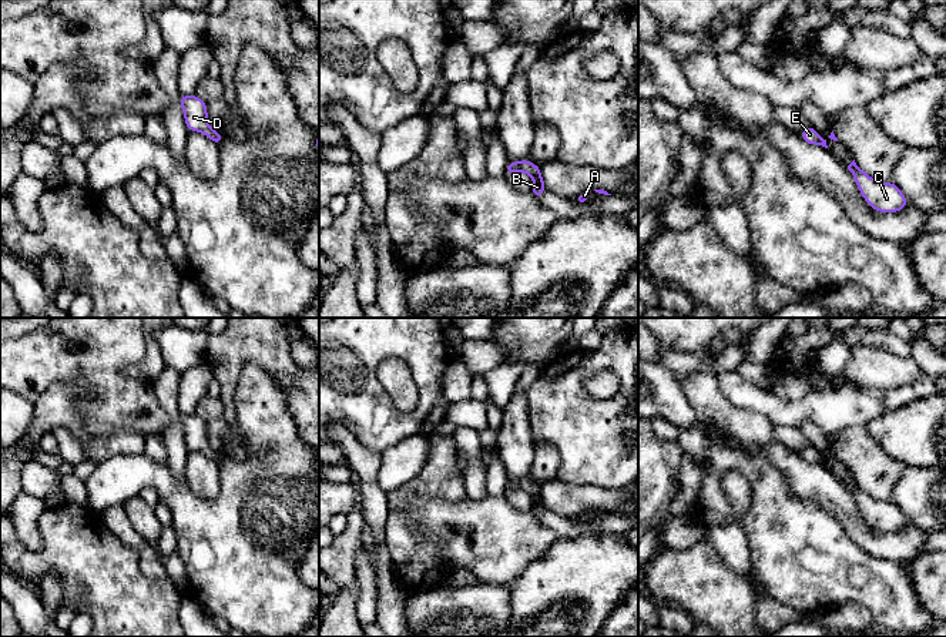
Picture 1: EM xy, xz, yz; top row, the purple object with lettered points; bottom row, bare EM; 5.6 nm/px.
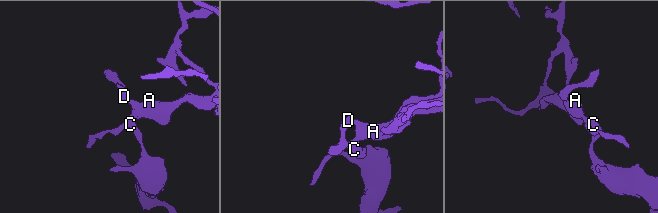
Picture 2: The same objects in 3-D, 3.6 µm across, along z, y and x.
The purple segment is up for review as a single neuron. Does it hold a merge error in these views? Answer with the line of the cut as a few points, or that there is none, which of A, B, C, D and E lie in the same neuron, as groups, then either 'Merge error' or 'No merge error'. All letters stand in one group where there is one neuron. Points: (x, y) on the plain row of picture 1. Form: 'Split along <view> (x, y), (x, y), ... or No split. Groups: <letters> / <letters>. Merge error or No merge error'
No split. Groups: A B C D E. No merge error

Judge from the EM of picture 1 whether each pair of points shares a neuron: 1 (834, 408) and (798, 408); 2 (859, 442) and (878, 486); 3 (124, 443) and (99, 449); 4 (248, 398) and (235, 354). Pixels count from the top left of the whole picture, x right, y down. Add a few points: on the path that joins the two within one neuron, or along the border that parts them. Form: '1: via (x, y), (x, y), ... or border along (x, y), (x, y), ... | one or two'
1: via (825, 408), (807, 408) | one
2: via (862, 453), (875, 475) | one
3: via (118, 443), (104, 448) | one
4: border along (258, 362), (247, 361), (244, 364), (234, 405) | two

